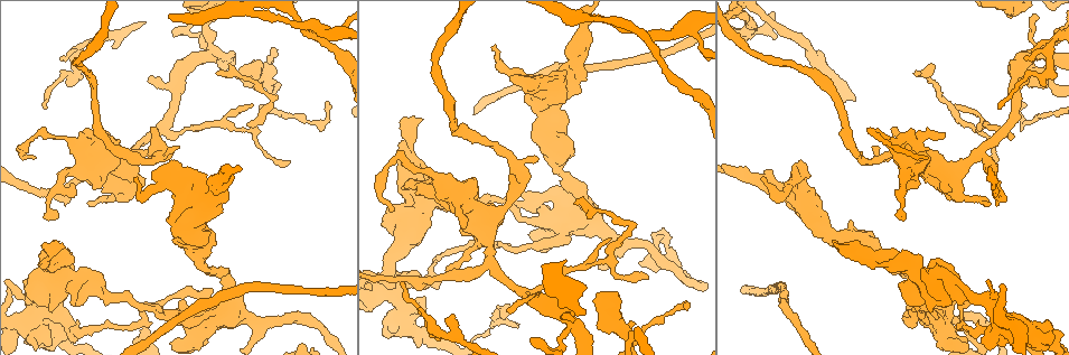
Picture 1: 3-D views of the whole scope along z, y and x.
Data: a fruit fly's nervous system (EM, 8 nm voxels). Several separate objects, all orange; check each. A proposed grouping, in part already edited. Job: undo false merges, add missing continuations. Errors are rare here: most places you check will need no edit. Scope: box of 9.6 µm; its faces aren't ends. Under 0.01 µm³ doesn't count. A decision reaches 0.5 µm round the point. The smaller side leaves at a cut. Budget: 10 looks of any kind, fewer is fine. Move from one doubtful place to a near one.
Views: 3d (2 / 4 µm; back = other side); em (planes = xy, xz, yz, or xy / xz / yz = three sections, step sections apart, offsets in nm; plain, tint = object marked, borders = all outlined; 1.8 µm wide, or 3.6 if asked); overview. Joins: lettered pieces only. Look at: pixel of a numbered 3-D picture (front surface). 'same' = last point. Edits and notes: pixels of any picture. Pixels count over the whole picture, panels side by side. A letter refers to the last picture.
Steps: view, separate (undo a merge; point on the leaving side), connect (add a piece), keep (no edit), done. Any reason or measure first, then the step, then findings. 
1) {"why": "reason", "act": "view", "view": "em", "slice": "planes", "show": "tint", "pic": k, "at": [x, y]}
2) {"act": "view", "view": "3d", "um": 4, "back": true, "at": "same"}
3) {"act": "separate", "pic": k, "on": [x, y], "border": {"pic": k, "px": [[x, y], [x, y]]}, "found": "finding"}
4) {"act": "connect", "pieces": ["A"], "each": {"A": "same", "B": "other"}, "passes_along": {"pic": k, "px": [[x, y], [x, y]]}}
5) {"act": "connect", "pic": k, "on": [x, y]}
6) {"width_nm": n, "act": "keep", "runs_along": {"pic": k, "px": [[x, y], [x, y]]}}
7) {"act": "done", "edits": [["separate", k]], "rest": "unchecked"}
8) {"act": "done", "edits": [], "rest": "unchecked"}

{"why": "sharp bend", "act": "view", "view": "em", "slice": "planes", "show": "plain", "pic": 1, "at": [172, 176]}

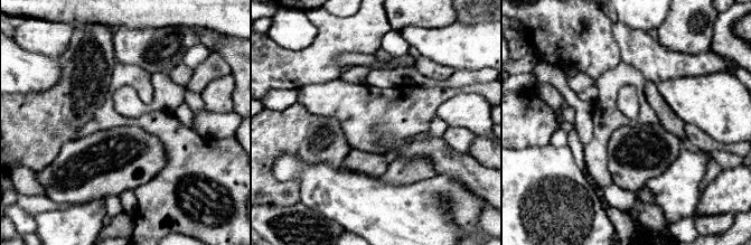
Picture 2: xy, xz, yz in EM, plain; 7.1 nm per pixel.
{"why": "see the neighbours", "act": "view", "view": "em", "slice": "planes", "show": "borders", "at": "same"}

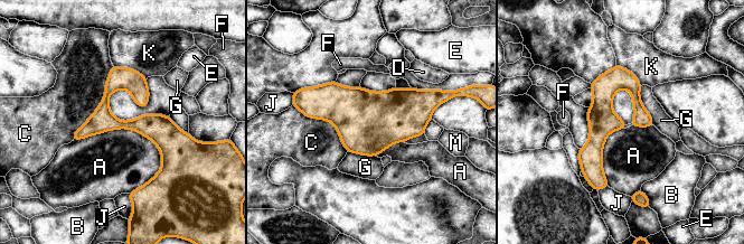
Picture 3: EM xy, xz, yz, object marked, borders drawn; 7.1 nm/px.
{"act": "keep", "each": {"A": "other", "B": "other", "C": "other", "D": "other", "E": "other", "F": "other", "G": "other", "J": "other", "K": "other", "M": "other"}, "runs_along": {"pic": 3, "px": [[618, 68], [594, 144], [599, 187]]}, "found": "one neuron here"}

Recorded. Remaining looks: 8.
{"why": "free end", "act": "view", "view": "3d", "um": 4, "pic": 1, "at": [502, 318]}

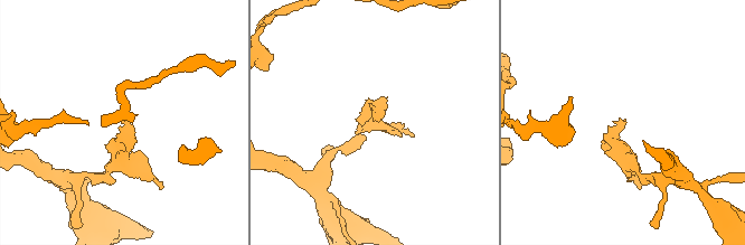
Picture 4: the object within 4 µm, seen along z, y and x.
{"act": "view", "view": "em", "um": 3.6, "slice": "planes", "show": "borders", "pic": 4, "at": [624, 120]}

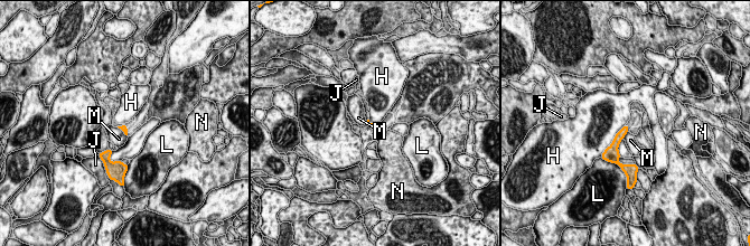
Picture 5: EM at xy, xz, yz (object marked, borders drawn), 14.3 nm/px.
{"act": "keep", "each": {"H": "other", "J": "other", "L": "other", "M": "other", "N": "other"}, "found": "none of them fits"}

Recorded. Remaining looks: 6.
{"act": "view", "view": "em", "slice": "planes", "show": "borders", "pic": 1, "at": [36, 313]}

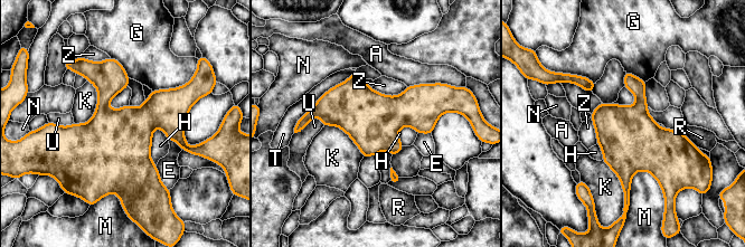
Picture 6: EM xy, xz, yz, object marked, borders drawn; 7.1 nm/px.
{"width_nm": 400, "act": "keep", "each": {"A": "other", "E": "other", "G": "other", "H": "other", "K": "other", "M": "other", "N": "other", "R": "other", "T": "other", "U": "other", "Z": "other"}, "border": {"pic": 6, "px": [[407, 87], [397, 95], [371, 88]]}, "found": "continuous, no second neuron"}

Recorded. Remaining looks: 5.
{"why": "looks like a crossing", "act": "view", "view": "em", "slice": "planes", "show": "borders", "pic": 1, "at": [571, 324]}

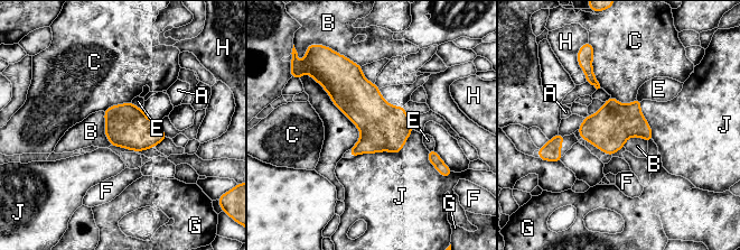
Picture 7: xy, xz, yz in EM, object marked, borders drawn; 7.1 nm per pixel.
{"width_nm": 300, "act": "keep", "each": {"A": "other", "B": "other", "C": "other", "E": "other", "F": "other", "G": "other", "H": "other", "J": "other"}, "border": {"pic": 7, "px": [[311, 76], [358, 128], [349, 150]]}, "found": "all the same neuron"}

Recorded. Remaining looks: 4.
{"act": "done", "edits": [], "rest": "unchecked"}

